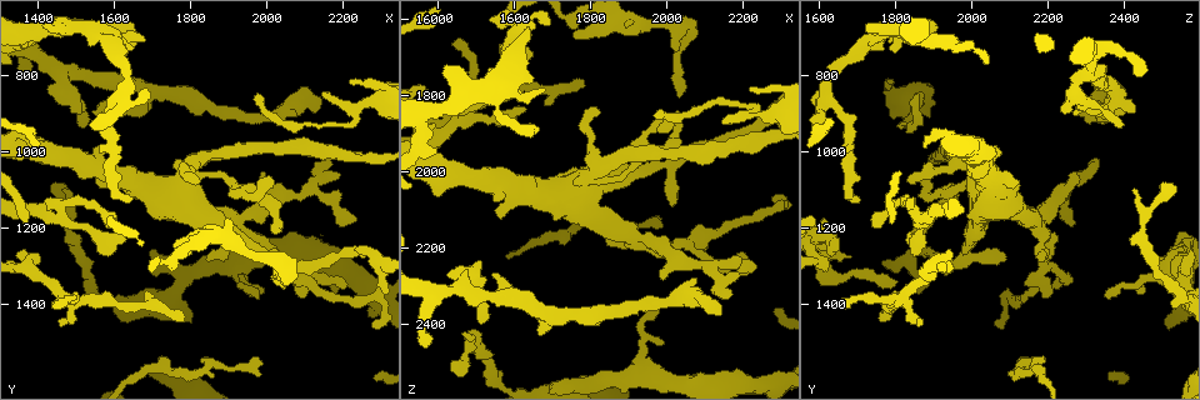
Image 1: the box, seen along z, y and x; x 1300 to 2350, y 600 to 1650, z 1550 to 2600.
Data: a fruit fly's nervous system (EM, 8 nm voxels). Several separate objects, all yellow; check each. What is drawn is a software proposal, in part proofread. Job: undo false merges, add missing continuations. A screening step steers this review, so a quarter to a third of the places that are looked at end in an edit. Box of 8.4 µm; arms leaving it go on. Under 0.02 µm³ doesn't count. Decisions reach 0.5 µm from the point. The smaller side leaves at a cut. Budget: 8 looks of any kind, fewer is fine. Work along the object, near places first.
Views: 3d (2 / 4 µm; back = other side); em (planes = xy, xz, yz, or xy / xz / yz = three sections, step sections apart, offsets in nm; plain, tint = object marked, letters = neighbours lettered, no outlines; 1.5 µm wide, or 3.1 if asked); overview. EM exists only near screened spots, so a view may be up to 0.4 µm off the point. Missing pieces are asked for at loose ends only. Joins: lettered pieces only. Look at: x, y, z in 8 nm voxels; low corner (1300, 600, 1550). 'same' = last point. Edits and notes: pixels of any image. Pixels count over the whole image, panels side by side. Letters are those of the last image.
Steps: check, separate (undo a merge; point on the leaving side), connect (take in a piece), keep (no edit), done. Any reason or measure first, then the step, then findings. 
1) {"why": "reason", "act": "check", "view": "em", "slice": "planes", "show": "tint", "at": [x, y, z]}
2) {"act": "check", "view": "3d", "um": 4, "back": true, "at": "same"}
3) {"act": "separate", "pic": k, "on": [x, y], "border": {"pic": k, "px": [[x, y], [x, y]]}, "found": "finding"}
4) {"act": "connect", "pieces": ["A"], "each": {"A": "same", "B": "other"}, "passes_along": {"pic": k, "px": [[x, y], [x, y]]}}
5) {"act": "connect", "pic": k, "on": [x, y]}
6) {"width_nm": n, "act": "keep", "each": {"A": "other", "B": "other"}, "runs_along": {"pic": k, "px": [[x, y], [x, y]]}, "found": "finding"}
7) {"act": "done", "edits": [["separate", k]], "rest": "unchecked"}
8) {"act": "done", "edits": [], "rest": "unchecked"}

{"why": "tapers out", "act": "check", "view": "em", "slice": "planes", "show": "letters", "at": [2220, 815, 1780]}

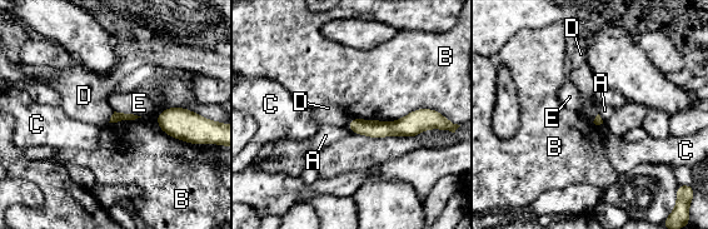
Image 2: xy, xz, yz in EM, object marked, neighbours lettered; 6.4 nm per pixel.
{"act": "keep", "each": {"A": "other", "B": "other", "C": "other", "D": "other", "E": "other"}, "border": {"pic": 2, "px": [[114, 111], [108, 122]]}, "found": "none of them fits"}

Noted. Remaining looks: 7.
{"why": "abrupt turn", "act": "check", "view": "3d", "um": 4, "at": [1815, 1575, 2110]}

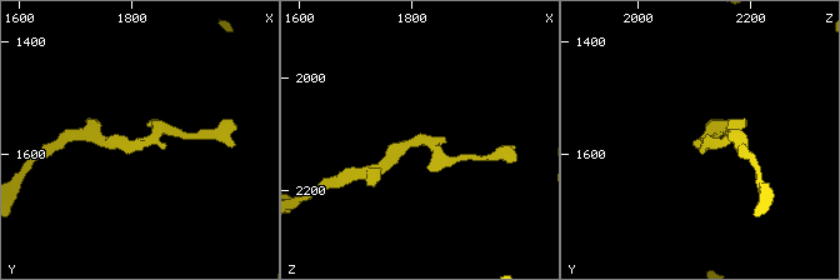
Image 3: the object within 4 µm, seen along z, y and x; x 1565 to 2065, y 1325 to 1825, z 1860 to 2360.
{"why": "need the tissue", "act": "check", "view": "em", "slice": "yz", "step": 4, "show": "tint", "at": [1805, 1580, 2115]}

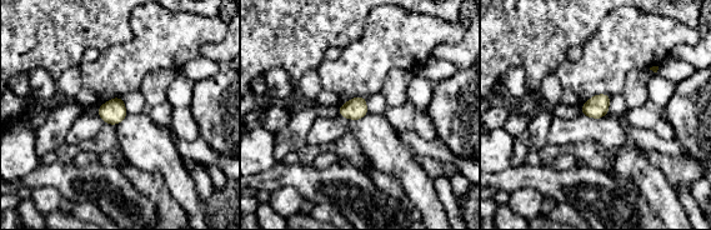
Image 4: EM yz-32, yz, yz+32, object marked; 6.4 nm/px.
{"act": "check", "view": "em", "slice": "planes", "show": "letters", "at": "same"}

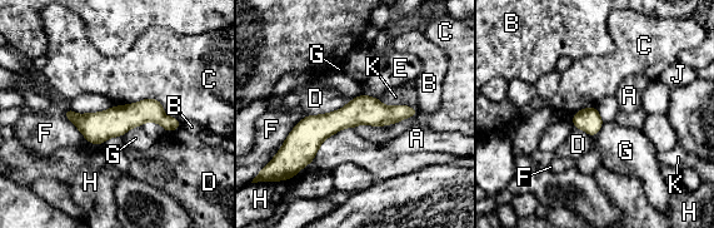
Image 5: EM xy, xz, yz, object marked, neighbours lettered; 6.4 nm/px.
{"act": "keep", "each": {"A": "other", "B": "other", "C": "other", "D": "other", "E": "other", "F": "other", "G": "other", "H": "other", "J": "other", "K": "other"}, "border": {"pic": 5, "px": [[348, 103], [328, 113], [308, 115]]}, "found": "continuous, no second neuron"}

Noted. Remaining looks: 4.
{"why": "thin end", "act": "check", "view": "em", "slice": "xz", "step": 8, "show": "letters", "at": [1450, 1415, 1655]}

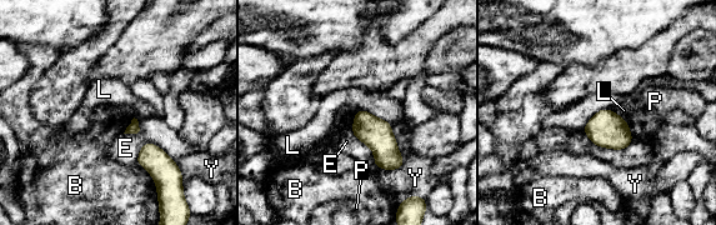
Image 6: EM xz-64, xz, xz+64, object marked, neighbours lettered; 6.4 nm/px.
{"act": "keep", "each": {"B": "other", "E": "other", "L": "other", "P": "other", "Y": "other"}, "found": "none of them fits"}

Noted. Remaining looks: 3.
{"act": "done", "edits": [], "rest": "unchecked"}

